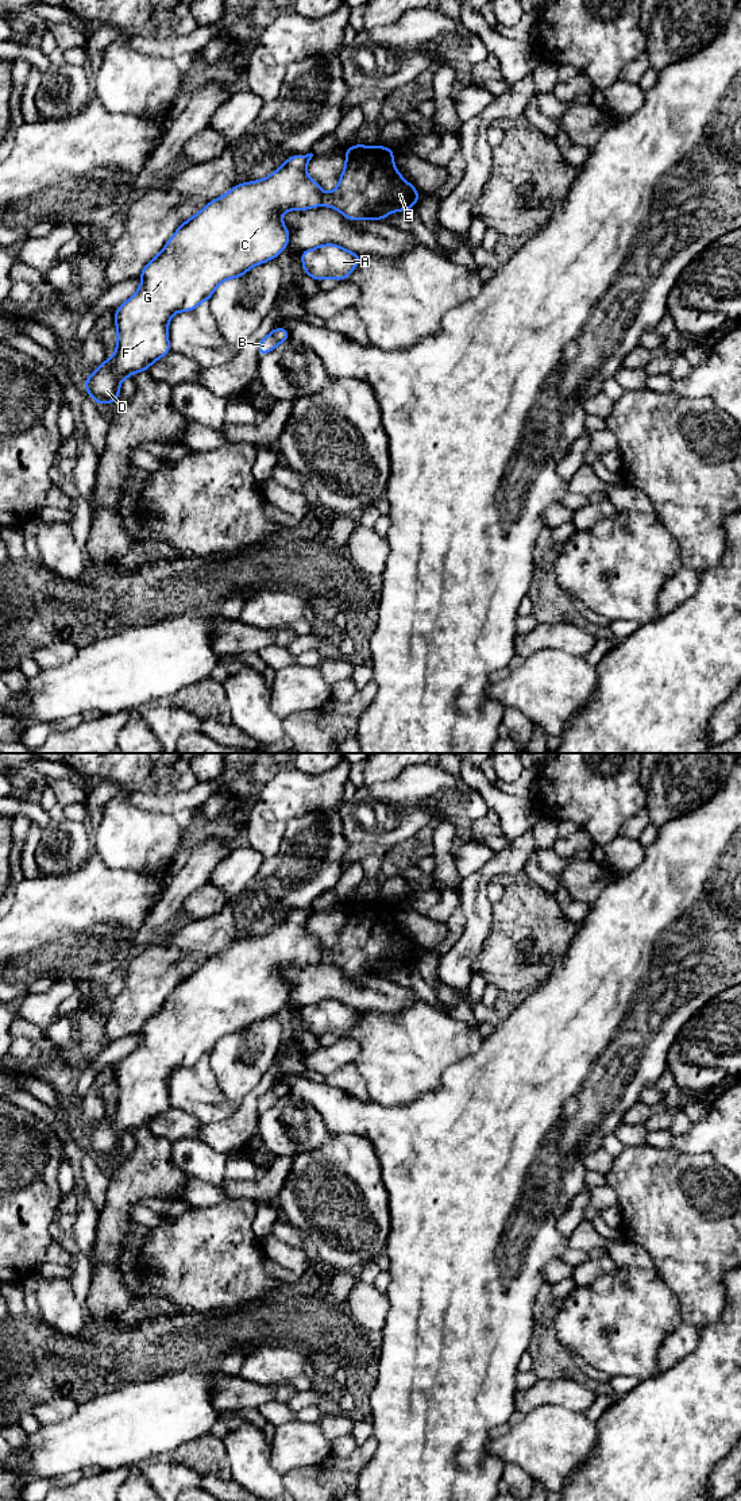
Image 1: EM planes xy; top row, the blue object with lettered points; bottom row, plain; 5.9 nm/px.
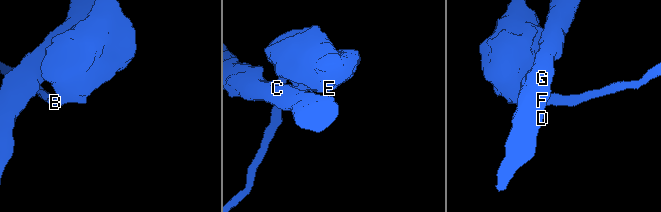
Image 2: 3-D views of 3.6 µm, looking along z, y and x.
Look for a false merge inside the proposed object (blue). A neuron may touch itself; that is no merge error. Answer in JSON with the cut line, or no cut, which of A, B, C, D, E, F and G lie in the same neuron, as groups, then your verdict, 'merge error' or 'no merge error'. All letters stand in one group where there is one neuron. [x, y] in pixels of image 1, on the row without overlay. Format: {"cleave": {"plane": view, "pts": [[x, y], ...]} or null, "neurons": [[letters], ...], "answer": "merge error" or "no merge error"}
{"cleave": {"plane": "xy", "pts": [[324, 949], [320, 960]]}, "neurons": [["A", "B", "E"], ["C", "D", "F", "G"]], "answer": "merge error"}

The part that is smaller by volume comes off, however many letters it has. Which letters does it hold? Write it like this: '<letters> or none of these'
A, B, E

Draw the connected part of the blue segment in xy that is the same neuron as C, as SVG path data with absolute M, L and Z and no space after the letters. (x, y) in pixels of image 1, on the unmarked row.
M313 910L292 911L267 934L235 941L189 973L166 998L163 1006L142 1026L142 1039L115 1066L117 1099L115 1111L105 1115L84 1138L86 1149L104 1161L119 1157L121 1137L147 1124L171 1108L169 1076L177 1068L194 1066L209 1057L217 1042L243 1033L256 1020L275 1015L289 1002L290 988L283 981L285 966L306 966L321 961L324 948L306 930Z

